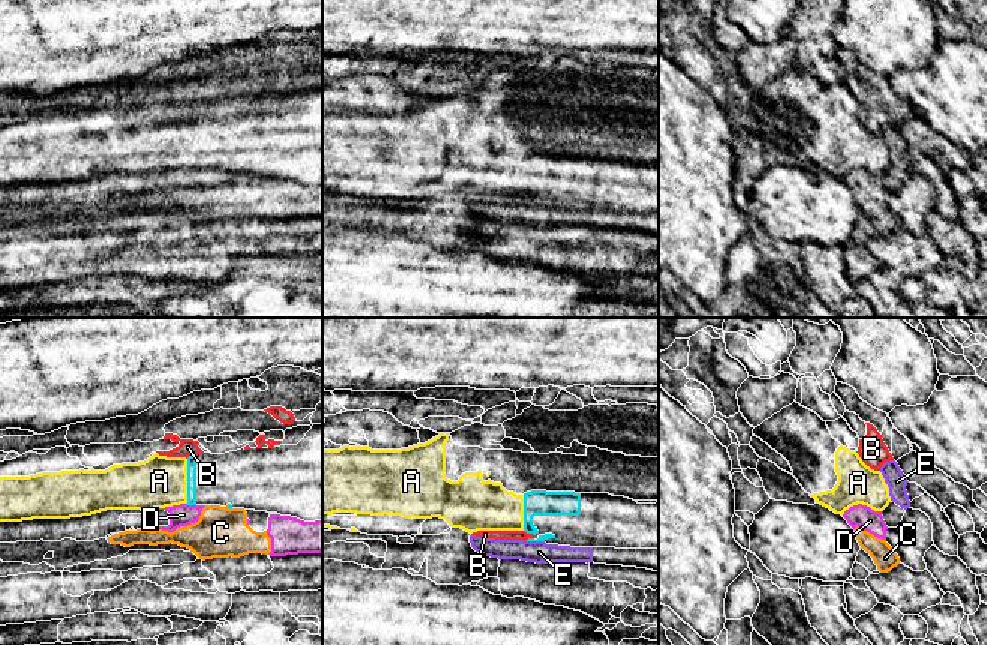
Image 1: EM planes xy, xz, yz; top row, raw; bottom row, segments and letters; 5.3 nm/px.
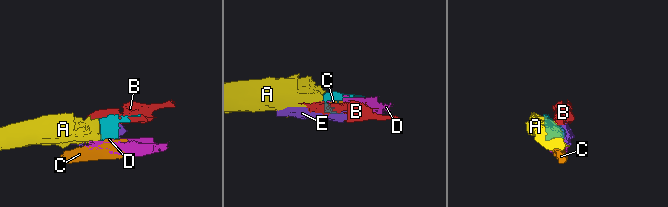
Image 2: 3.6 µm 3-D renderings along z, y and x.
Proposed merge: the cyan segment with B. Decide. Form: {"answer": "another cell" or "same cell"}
{"answer": "another cell"}

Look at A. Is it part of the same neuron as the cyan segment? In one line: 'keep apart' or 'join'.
join

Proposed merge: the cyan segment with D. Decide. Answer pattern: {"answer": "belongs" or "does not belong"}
{"answer": "does not belong"}

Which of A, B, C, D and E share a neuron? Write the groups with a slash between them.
A / B / C D / E

